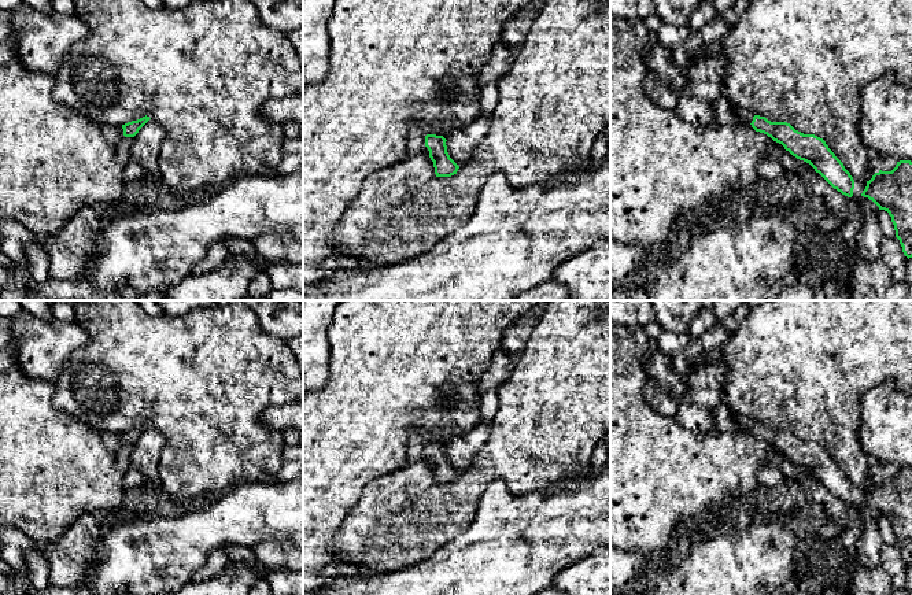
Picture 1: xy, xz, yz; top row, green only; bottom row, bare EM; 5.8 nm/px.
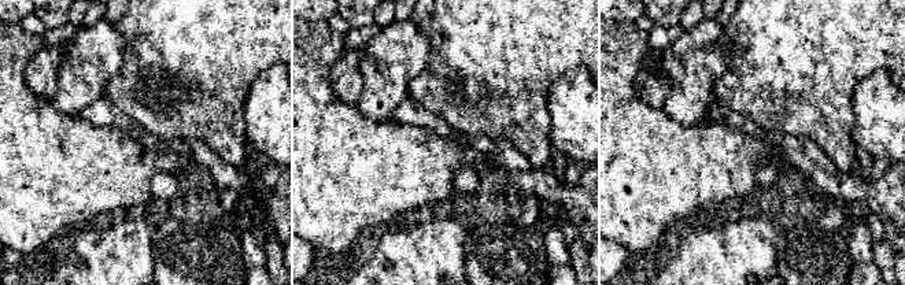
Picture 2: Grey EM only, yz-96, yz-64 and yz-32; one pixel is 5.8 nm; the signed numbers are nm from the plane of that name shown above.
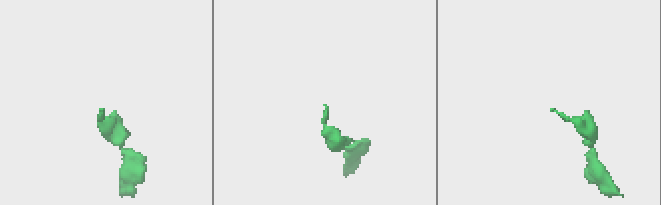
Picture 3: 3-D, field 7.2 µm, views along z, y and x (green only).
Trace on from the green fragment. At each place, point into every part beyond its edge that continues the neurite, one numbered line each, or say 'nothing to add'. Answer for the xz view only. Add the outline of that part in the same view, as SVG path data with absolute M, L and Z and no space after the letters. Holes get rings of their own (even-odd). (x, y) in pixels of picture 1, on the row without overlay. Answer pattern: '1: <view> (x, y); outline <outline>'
1: xz (416, 448); outline M411 430L409 436L407 444L407 458L413 462L427 462L429 463L429 458L425 454L425 439L418 430Z

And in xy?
1: xy (111, 440); outline M103 433L101 439L104 446L111 451L115 451L123 444L122 433Z

